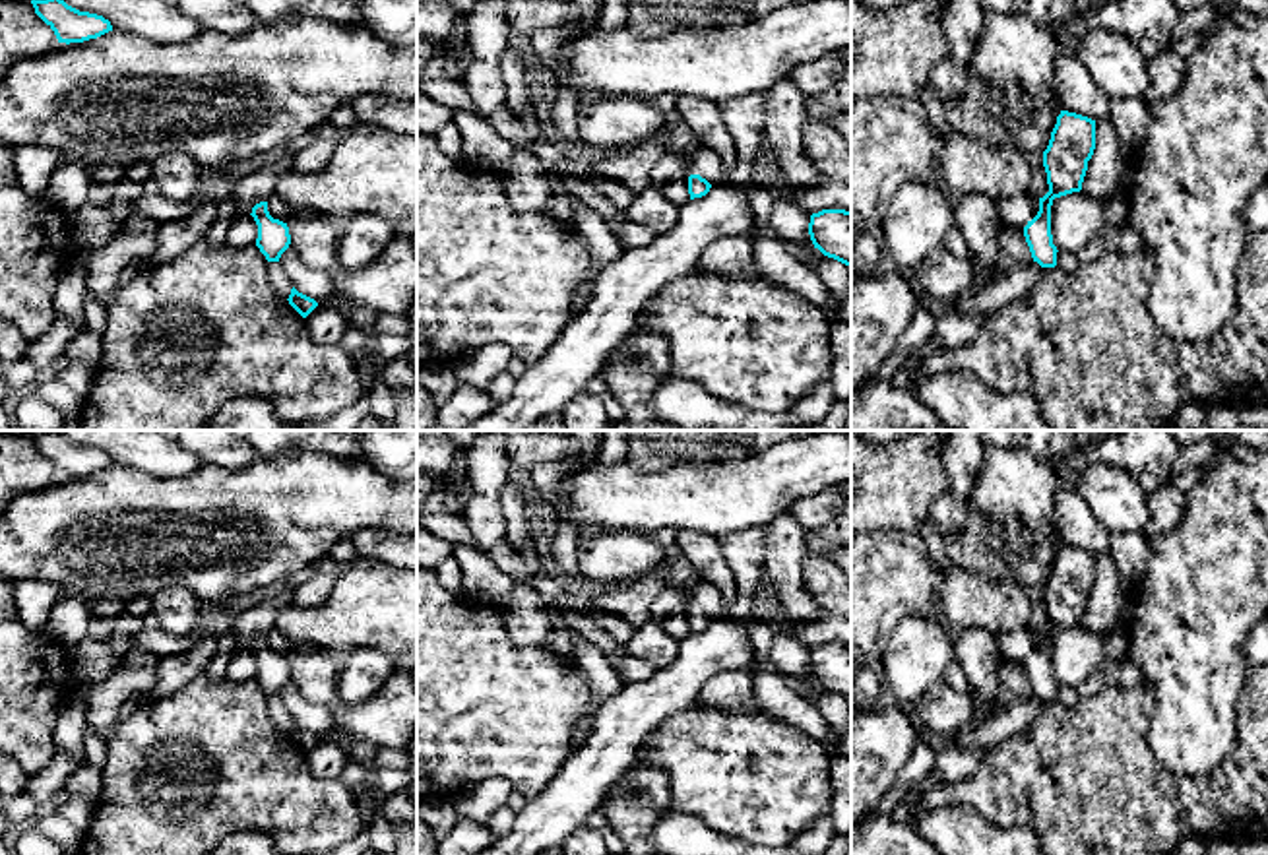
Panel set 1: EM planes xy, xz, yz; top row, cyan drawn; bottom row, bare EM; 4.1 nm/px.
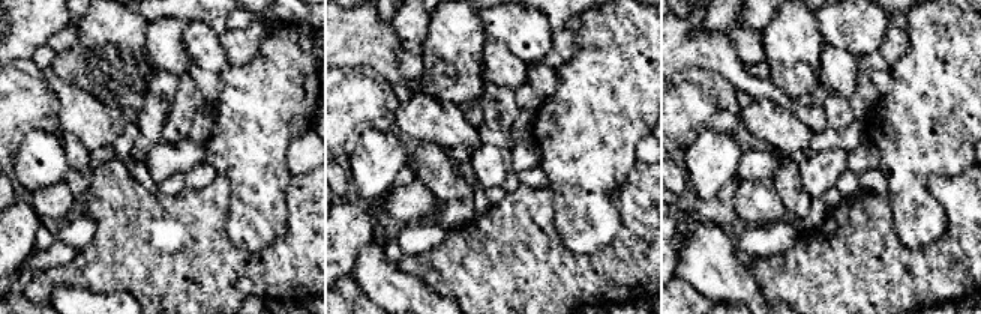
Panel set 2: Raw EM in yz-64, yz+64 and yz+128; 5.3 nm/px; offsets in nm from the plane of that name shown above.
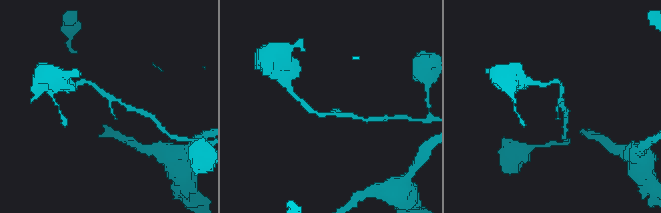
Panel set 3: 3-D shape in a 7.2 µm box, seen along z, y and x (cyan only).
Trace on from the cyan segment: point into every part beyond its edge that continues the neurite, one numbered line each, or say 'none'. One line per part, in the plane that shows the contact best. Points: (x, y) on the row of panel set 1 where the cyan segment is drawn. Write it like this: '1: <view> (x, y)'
none

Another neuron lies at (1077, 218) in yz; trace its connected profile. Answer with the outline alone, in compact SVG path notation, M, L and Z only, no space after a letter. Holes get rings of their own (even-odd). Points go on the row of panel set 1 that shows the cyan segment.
M1072 192L1053 200L1051 235L1057 250L1076 254L1092 238L1103 235L1107 229L1105 198Z

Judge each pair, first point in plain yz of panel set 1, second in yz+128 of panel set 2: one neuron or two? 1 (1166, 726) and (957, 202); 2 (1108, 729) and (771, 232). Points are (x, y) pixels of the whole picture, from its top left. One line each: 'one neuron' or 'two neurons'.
1: two neurons
2: two neurons

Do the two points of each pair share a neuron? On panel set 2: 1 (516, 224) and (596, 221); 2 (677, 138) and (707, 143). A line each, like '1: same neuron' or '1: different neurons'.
1: different neurons
2: different neurons

